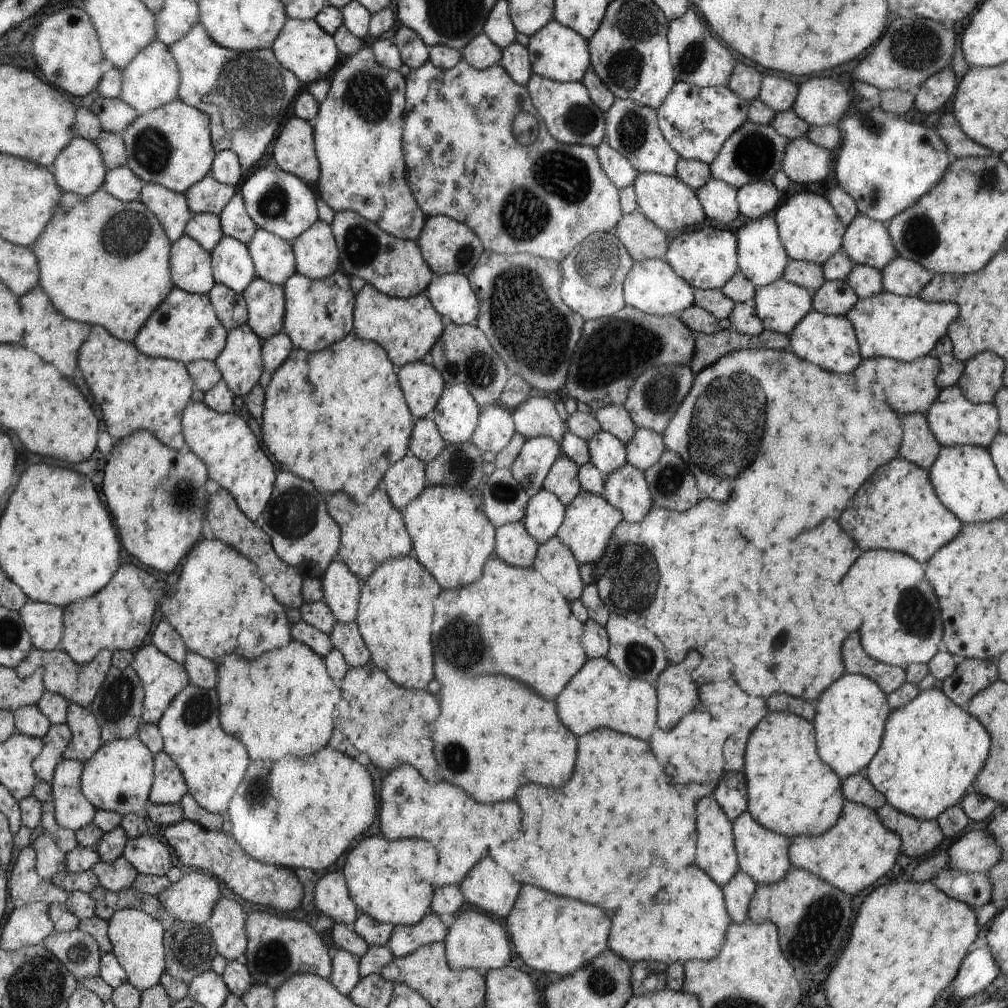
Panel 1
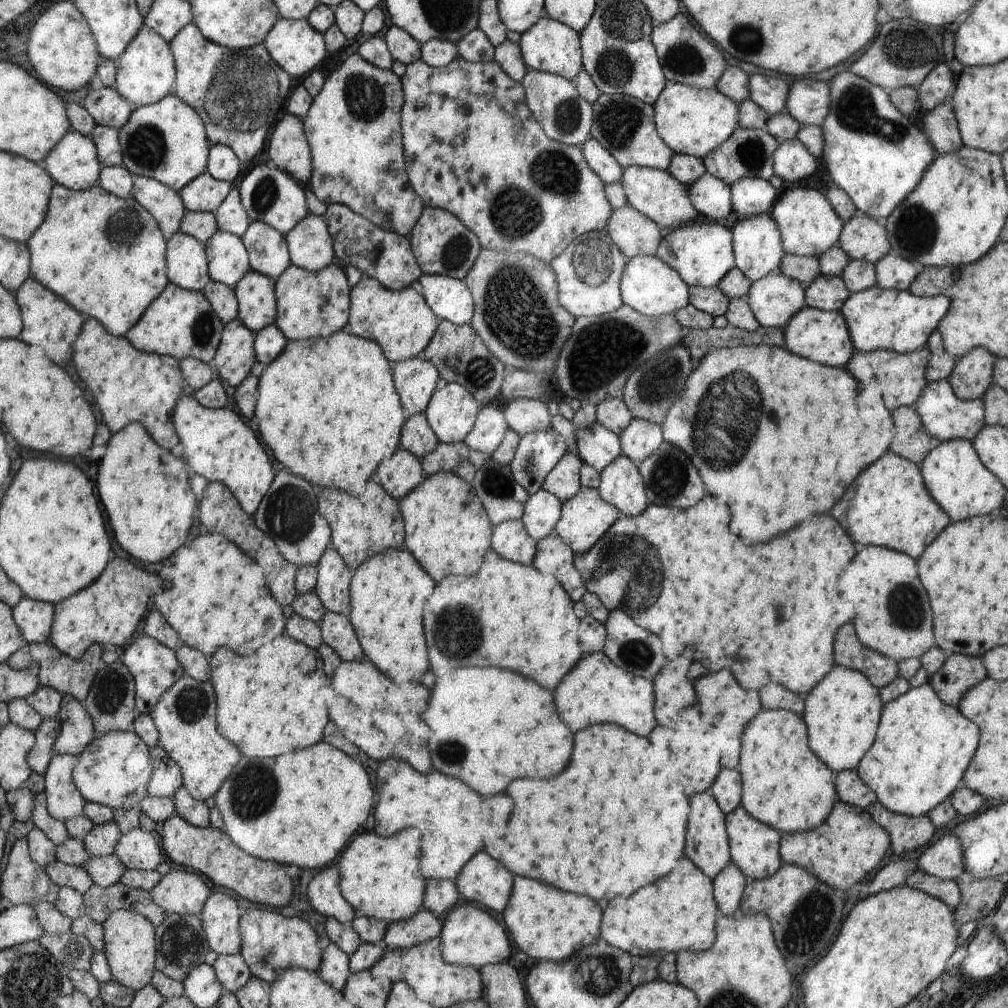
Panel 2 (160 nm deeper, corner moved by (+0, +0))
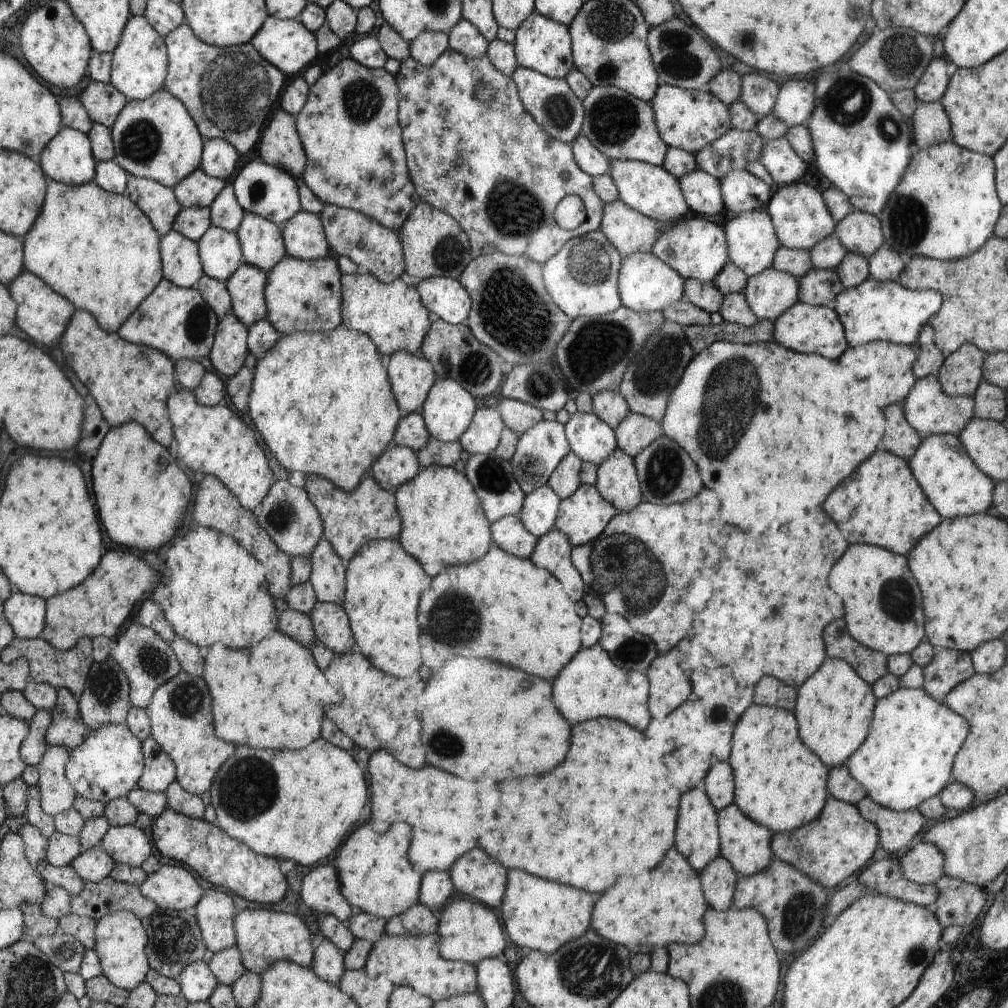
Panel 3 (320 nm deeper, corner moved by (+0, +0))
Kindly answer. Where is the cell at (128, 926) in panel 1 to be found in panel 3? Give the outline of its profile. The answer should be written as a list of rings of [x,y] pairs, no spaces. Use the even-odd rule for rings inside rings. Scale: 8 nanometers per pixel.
[[[130,911],[109,912],[97,920],[93,949],[100,956],[103,975],[118,988],[131,991],[145,981],[151,968],[148,944],[148,932],[142,920]]]

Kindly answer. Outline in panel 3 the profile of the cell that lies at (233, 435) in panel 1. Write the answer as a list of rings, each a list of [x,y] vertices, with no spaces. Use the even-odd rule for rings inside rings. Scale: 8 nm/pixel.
[[[179,388],[168,396],[169,417],[173,419],[174,438],[178,442],[178,458],[192,473],[216,476],[249,511],[257,511],[272,488],[274,476],[258,444],[256,434],[236,412],[222,405],[209,407],[198,402],[193,391]]]

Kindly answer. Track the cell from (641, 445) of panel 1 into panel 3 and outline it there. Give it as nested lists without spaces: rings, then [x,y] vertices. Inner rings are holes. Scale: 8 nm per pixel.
[[[632,412],[614,430],[617,435],[617,448],[632,458],[663,434],[661,423],[656,419]]]

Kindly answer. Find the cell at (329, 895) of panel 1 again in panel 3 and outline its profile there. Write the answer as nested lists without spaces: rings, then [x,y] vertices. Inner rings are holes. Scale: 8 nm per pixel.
[[[322,864],[308,872],[300,886],[300,897],[310,910],[320,913],[321,916],[336,916],[338,920],[346,923],[352,914],[350,904],[340,892],[334,865]]]

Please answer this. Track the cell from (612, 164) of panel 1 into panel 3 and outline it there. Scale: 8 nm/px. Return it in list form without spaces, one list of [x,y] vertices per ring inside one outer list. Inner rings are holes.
[[[578,135],[571,143],[577,165],[589,175],[596,176],[608,175],[612,169],[612,160],[597,149],[586,138],[585,135]]]

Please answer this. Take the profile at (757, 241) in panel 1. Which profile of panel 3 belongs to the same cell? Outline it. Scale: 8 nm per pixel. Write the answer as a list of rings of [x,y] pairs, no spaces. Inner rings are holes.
[[[753,210],[726,222],[722,227],[727,238],[727,251],[732,261],[747,277],[772,267],[776,249],[780,246],[768,211]]]

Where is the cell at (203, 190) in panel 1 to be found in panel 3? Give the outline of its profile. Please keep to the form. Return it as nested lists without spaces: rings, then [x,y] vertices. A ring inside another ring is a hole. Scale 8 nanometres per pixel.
[[[200,167],[173,186],[177,201],[186,207],[209,207],[226,186],[225,179],[211,177]]]

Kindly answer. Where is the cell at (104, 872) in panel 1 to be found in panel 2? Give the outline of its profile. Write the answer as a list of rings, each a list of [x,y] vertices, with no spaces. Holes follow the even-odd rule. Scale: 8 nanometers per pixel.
[[[114,853],[90,857],[82,867],[90,875],[92,882],[101,887],[109,887],[120,882],[126,870],[124,863]]]

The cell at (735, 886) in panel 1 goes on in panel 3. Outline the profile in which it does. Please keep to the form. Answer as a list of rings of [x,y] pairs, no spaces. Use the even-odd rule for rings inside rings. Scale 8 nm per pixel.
[[[716,857],[698,874],[704,896],[710,907],[723,911],[734,906],[735,884],[740,875],[724,857]]]

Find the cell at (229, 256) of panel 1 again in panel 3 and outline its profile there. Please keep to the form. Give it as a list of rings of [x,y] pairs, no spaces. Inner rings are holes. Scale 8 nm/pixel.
[[[212,227],[197,242],[204,276],[228,280],[245,262],[240,239],[234,231]]]

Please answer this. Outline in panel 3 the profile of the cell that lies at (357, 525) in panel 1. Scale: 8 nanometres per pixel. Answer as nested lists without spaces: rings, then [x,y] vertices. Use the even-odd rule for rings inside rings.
[[[372,474],[363,478],[353,491],[345,491],[330,479],[319,476],[308,476],[303,487],[321,513],[324,538],[346,562],[367,541],[397,539],[404,528],[400,511],[397,509],[396,494],[382,487]]]

